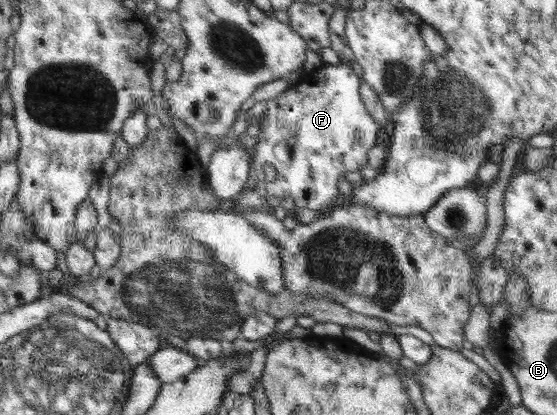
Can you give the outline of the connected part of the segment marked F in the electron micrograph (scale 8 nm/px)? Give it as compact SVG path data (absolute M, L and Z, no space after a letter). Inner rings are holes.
M338 64L338 65L324 65L319 71L320 78L319 81L314 83L304 83L299 81L295 85L289 87L288 90L283 91L280 95L269 99L266 102L265 112L261 115L257 124L260 127L260 134L258 135L258 147L253 150L252 160L251 160L251 169L252 175L255 179L264 185L264 191L266 191L265 199L270 206L278 206L281 204L285 197L292 197L296 207L304 207L304 209L313 209L319 213L324 213L326 209L332 210L332 205L336 199L338 199L338 182L344 178L346 171L360 171L364 166L368 165L367 155L368 151L372 149L375 145L380 142L380 134L382 132L382 127L376 123L376 121L370 116L368 110L362 102L362 97L358 93L360 89L360 75L357 71L357 68L350 64ZM264 165L272 165L276 170L276 179L274 181L269 181L264 175Z

